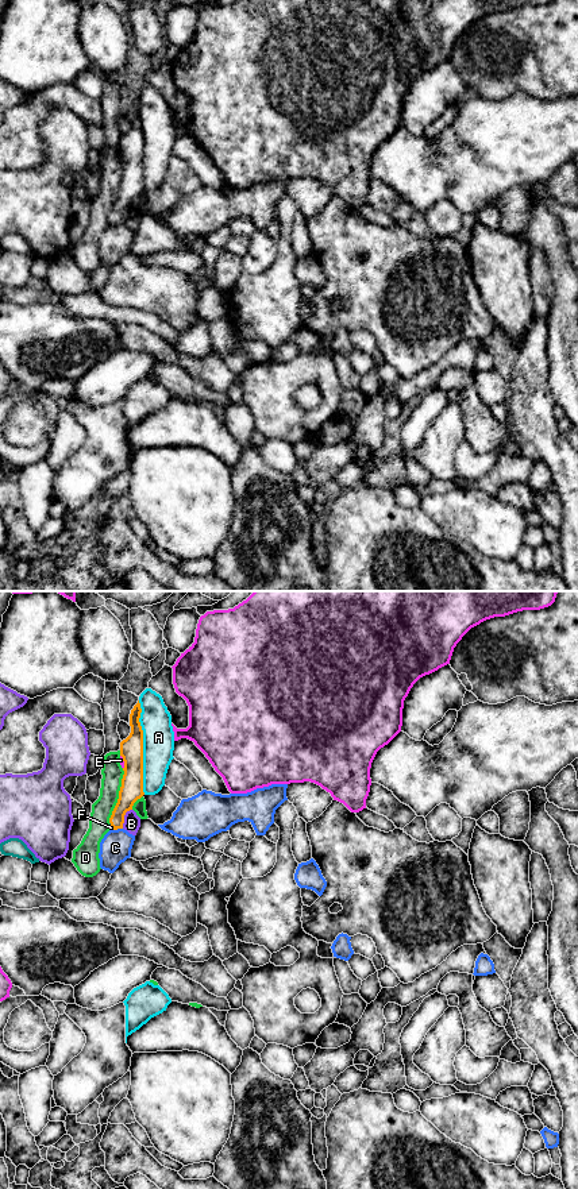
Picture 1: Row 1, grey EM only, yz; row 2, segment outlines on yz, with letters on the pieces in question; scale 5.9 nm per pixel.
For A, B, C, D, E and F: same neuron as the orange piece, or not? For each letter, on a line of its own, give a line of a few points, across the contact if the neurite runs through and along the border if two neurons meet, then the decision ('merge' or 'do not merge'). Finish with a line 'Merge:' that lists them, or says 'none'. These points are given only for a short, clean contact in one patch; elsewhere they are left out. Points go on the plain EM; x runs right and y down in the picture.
A: do not merge
B: line yz (131, 204), (126, 208), (122, 223); do not merge
C: line yz (122, 223), (114, 226); do not merge
D: do not merge
E: do not merge
F: line yz (131, 185), (118, 213), (111, 220), (111, 223); merge
Merge: F

